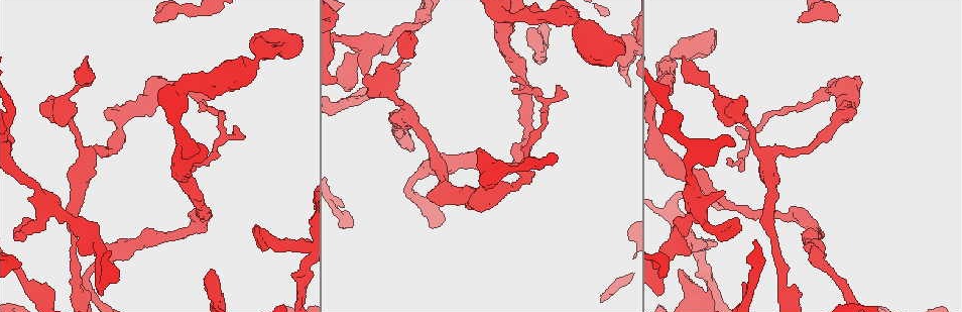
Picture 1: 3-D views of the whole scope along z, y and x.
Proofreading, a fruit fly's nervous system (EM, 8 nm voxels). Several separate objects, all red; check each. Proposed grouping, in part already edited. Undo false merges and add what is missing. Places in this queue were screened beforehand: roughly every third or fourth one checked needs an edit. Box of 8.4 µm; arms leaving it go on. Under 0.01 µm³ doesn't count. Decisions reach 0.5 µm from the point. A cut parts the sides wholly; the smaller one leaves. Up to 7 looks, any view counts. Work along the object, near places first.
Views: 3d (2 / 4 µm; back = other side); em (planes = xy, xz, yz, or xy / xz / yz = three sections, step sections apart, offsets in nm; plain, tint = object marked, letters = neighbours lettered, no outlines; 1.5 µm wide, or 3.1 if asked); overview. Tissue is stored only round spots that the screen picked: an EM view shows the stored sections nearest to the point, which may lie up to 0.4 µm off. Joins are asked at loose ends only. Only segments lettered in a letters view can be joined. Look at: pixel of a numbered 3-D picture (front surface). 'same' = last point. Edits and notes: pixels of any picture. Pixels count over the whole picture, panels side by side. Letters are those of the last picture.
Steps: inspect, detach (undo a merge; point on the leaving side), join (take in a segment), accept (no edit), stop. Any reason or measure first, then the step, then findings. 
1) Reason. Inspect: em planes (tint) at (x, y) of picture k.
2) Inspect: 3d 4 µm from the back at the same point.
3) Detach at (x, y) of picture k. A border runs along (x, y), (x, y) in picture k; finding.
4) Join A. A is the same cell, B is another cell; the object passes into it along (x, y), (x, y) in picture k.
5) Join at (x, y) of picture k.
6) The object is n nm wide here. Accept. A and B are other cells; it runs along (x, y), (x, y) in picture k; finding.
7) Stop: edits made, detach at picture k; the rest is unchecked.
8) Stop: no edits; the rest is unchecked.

An open end. Inspect: em yz step 8 (letters) at (479, 147) of picture 1.

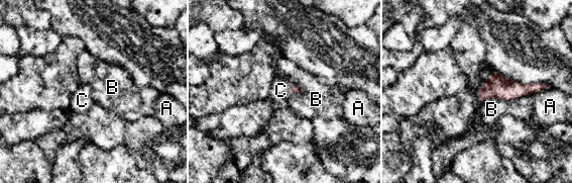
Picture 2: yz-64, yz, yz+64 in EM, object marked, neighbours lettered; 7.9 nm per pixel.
Join C. C is the same cell, A and B are other cells; the object passes into it along (294, 89), (291, 89), (280, 90) in picture 2; the cell continues.

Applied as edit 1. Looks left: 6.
Inspect: overview.

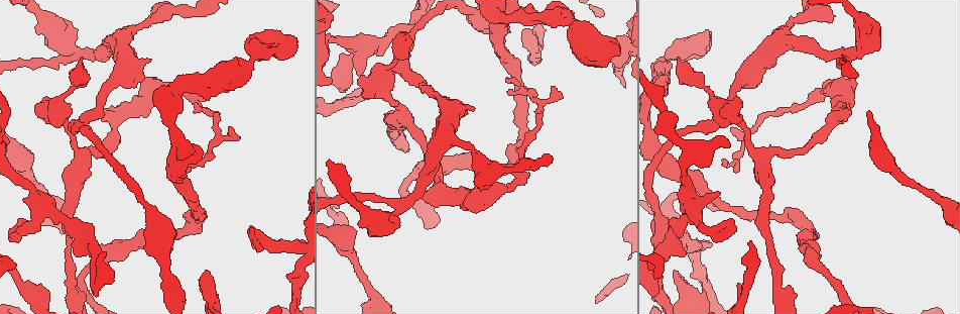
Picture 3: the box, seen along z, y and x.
Branch stops here. Inspect: 3d 4 µm from the back at (219, 91) of picture 3.

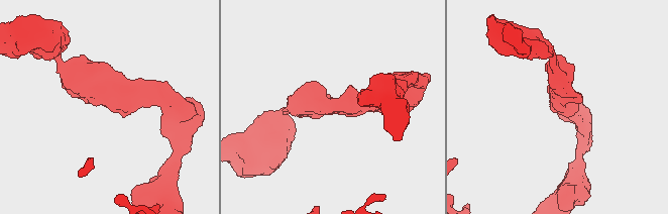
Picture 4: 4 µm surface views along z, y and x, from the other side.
Inspect: em planes (letters) at (107, 107) of picture 4.

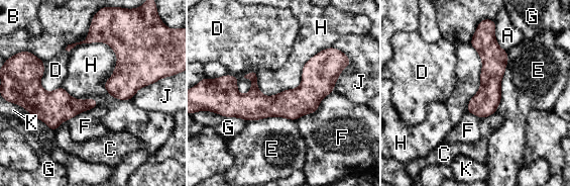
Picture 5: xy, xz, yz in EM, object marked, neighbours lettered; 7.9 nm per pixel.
Accept. A, B, C, D, E, F, G, H, J and K are other cells; a border runs along (333, 91), (315, 111), (296, 120) in picture 5; none of them fits.

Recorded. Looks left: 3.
Branch stops here. Inspect: em planes (tint) at (527, 28) of picture 3.

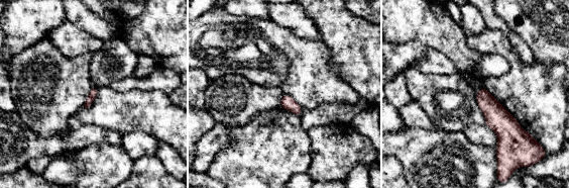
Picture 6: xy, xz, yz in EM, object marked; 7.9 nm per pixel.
Inspect: em planes (letters) at the same point.

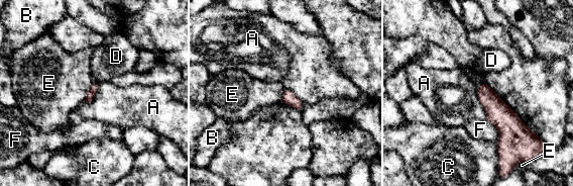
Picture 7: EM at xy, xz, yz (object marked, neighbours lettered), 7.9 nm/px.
The longest contact is with A, 240 nm. Accept. A, B, C, D, E and F are other cells; none of them fits.

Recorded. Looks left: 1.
Stop: edits made, join at picture 2; the rest is unchecked.

